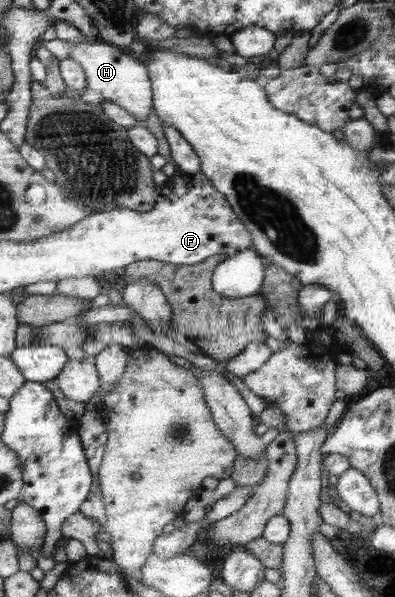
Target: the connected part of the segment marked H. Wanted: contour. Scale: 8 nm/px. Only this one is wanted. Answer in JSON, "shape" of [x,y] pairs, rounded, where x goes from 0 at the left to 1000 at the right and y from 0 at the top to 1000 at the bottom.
{"shape":[[[144,62],[111,72],[154,101],[190,101],[218,121],[218,144],[246,164],[263,164],[299,174],[342,196],[352,206],[377,198],[390,181],[387,139],[380,136],[377,116],[349,99],[324,92],[291,75],[248,67],[241,72],[210,70],[200,75],[175,72]]]}

